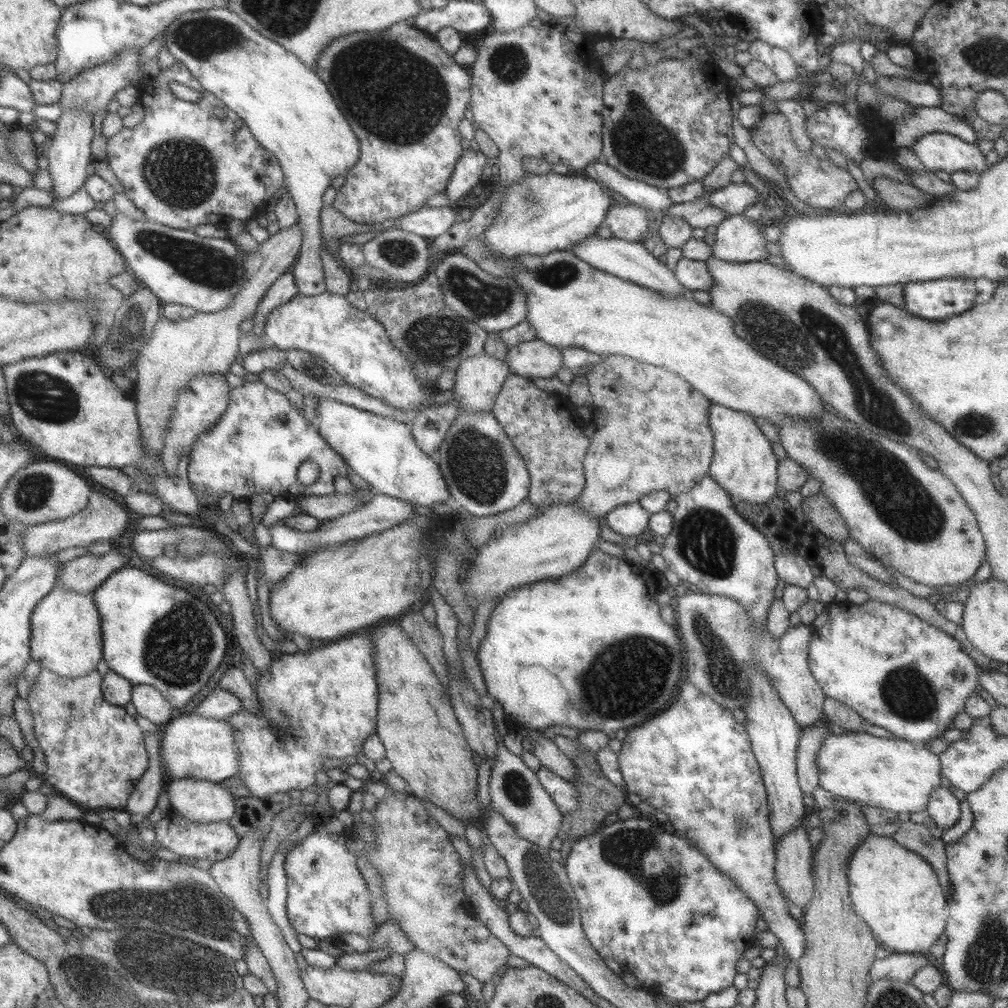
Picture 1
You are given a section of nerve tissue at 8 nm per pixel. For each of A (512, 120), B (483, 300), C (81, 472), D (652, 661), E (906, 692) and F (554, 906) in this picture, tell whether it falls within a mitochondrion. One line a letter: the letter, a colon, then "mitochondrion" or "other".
A: other
B: mitochondrion
C: other
D: mitochondrion
E: mitochondrion
F: mitochondrion

